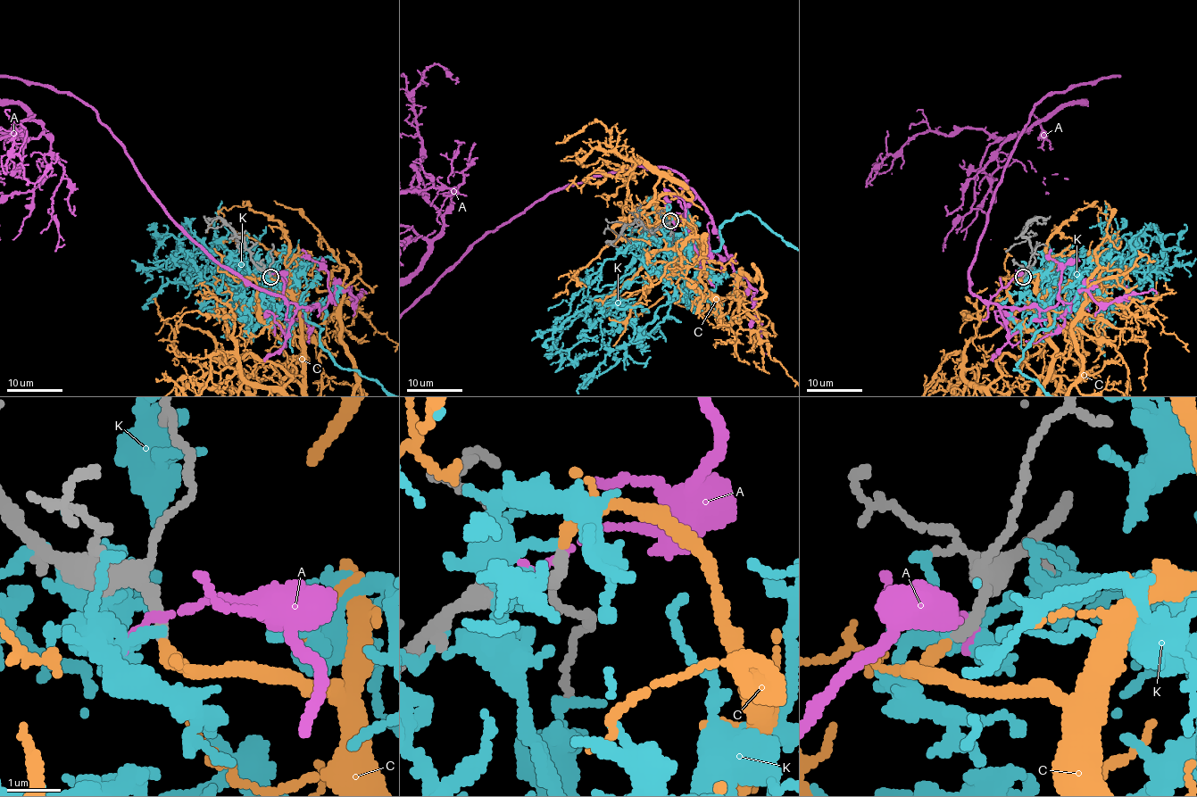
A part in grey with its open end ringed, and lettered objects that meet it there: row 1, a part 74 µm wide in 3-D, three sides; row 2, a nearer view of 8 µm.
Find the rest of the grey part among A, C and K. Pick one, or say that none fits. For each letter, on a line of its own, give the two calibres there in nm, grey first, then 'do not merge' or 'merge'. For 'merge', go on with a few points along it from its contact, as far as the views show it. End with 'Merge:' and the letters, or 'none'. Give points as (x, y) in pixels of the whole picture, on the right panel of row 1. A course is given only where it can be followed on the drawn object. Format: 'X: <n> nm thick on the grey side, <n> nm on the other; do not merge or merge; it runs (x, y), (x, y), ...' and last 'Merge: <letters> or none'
A: 280 nm thick on the grey side, 190 nm on the other; do not merge
C: 240 nm thick on the grey side, 240 nm on the other; merge
K: 240 nm thick on the grey side, 240 nm on the other; do not merge
Merge: C

